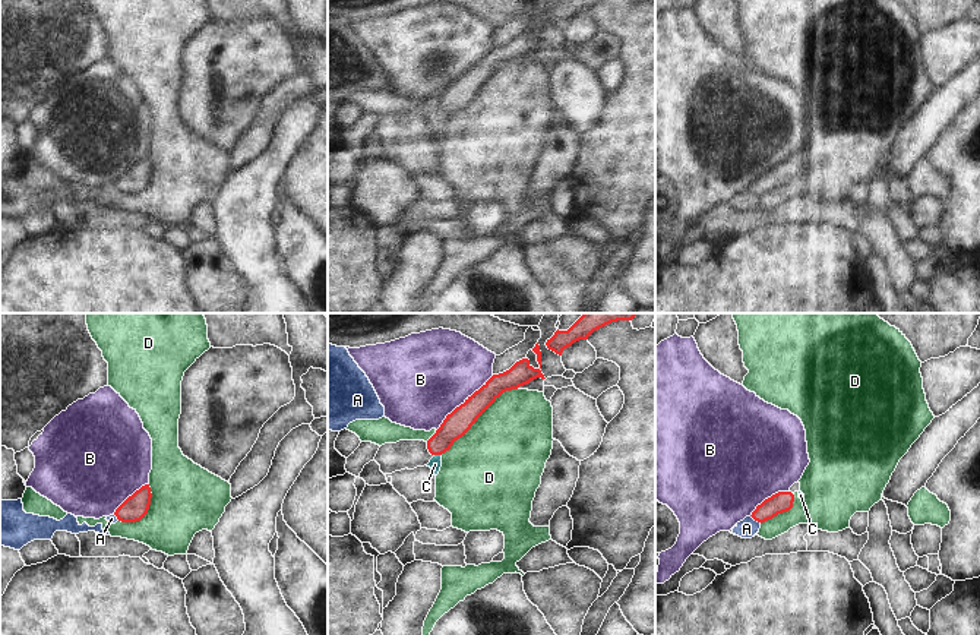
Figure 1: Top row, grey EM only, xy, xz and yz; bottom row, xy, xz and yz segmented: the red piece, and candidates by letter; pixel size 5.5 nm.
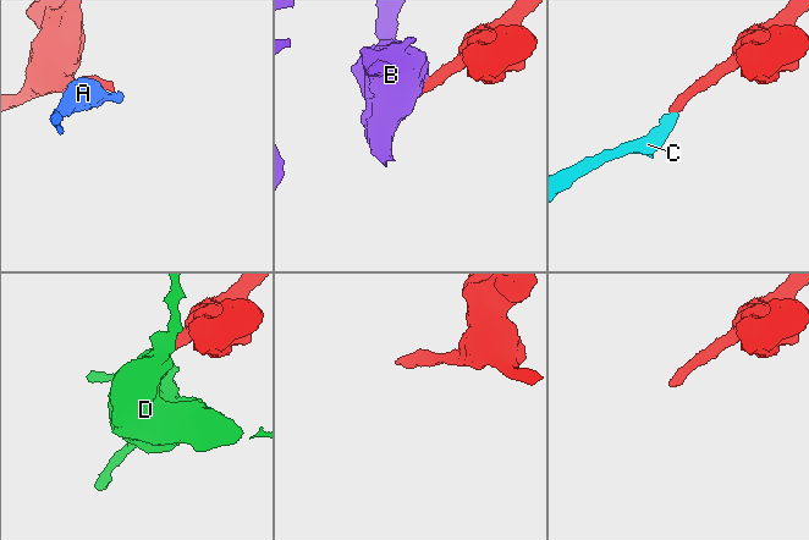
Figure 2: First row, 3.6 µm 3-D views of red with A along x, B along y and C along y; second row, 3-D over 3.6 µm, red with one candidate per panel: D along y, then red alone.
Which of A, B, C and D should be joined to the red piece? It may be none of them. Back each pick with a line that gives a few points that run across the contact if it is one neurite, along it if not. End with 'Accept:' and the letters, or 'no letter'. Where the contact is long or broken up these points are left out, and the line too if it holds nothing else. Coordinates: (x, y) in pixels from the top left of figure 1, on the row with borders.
C: Line: xz (457, 423), (438, 445), (438, 454), (435, 464)
Accept: C.

